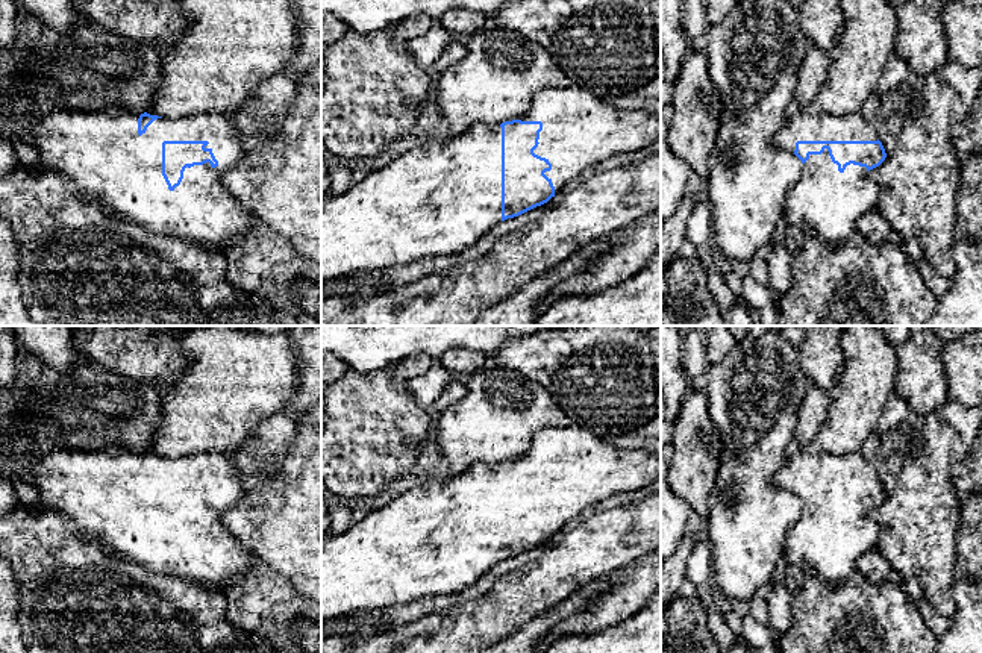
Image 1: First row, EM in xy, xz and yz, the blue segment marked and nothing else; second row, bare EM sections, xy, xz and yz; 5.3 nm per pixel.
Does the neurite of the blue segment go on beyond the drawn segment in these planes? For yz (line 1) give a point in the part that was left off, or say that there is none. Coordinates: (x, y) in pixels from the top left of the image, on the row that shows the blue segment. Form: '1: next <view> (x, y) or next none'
1: next yz (828, 203)

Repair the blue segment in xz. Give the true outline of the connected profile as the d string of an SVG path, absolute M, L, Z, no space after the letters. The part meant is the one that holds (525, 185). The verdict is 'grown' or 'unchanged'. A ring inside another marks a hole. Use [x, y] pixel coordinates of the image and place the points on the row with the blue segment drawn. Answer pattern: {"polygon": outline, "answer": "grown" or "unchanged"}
{"polygon": "M571 83L536 92L530 111L496 126L477 123L447 141L424 142L388 165L370 171L344 194L321 202L321 282L356 273L405 267L421 258L455 255L474 245L499 223L547 203L593 165L638 152L661 136L661 106L617 108L611 100Z", "answer": "grown"}

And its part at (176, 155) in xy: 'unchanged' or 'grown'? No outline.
grown

